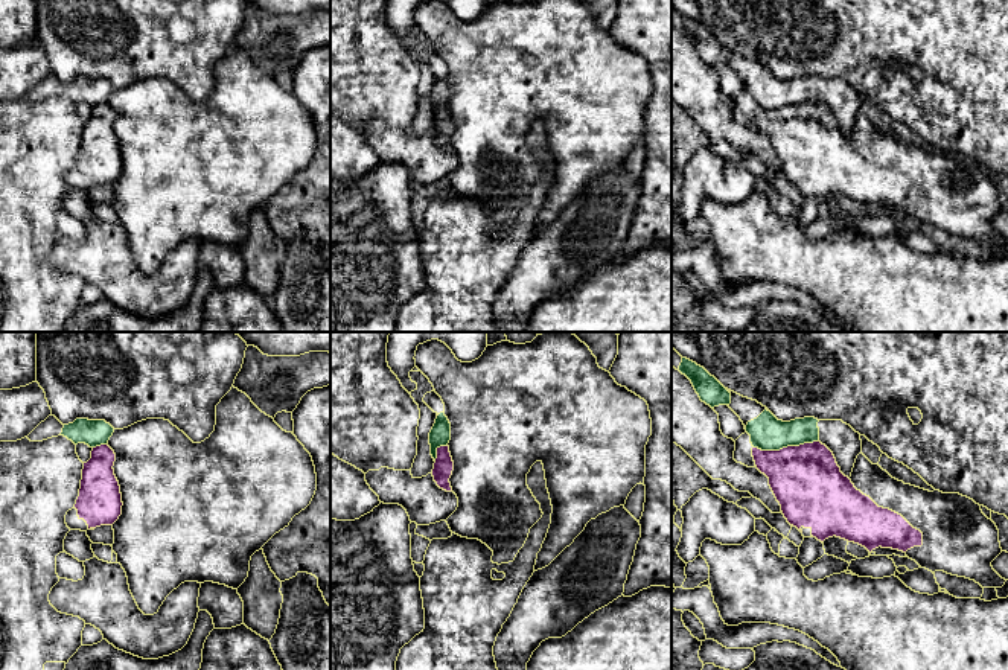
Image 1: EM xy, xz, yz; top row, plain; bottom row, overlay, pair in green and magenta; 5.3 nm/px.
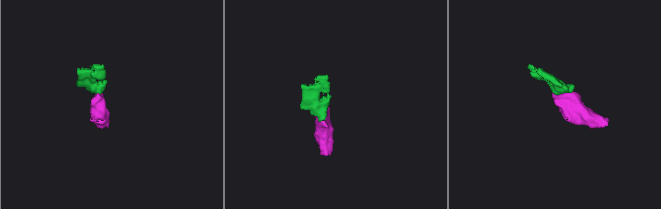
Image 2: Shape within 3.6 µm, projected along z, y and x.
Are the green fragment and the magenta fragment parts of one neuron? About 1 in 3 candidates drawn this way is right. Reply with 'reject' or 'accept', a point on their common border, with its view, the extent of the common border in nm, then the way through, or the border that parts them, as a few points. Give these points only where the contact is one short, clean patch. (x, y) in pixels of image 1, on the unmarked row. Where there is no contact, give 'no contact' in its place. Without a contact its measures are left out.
reject; meets green in yz at (784, 105); contact 340 nm long; border along yz (816, 99), (787, 104), (778, 108), (754, 107)

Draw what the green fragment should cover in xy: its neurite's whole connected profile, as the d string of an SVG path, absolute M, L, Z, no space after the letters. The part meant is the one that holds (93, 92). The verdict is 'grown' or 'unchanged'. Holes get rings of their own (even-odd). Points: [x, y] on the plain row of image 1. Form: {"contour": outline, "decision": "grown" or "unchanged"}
{"contour": "M49 75L29 94L30 100L43 100L64 94L75 104L85 102L90 107L107 104L114 87L105 79L76 78L73 82L62 84L55 75Z", "decision": "grown"}

